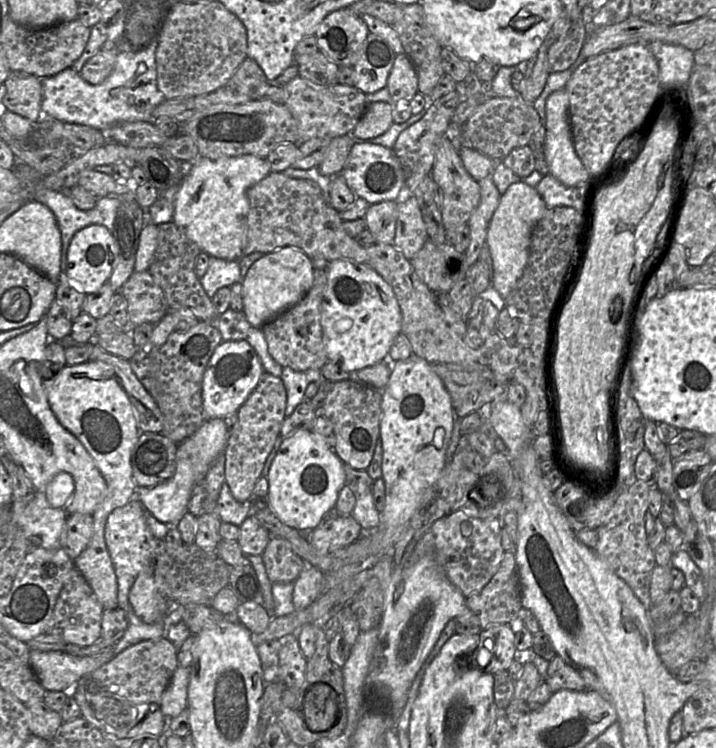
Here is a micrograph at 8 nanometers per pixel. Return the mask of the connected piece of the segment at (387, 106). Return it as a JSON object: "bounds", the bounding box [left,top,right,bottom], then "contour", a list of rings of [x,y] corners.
{"bounds":[351,103,393,140],"contour":[[[392,103],[368,104],[351,134],[355,140],[369,140],[385,133],[393,122]]]}

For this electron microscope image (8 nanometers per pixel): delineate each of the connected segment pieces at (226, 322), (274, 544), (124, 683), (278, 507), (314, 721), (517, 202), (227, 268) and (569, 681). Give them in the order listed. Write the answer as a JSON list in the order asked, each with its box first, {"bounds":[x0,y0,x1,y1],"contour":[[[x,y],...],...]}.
[{"bounds":[216,310,283,378],"contour":[[[226,310],[217,316],[216,328],[219,330],[223,342],[242,340],[248,342],[259,356],[264,372],[280,378],[283,367],[269,354],[262,329],[253,327],[243,312]]]},{"bounds":[261,537,307,583],"contour":[[[271,537],[261,557],[272,583],[294,582],[307,565],[293,552],[289,542],[281,537]]]},{"bounds":[88,637,177,709],"contour":[[[160,637],[143,640],[124,649],[88,676],[125,698],[131,705],[149,705],[151,709],[156,709],[177,667],[176,648],[166,637]]]},{"bounds":[266,430,346,532],"contour":[[[309,430],[297,431],[282,440],[266,478],[266,501],[270,509],[281,522],[300,532],[310,532],[321,524],[324,514],[335,507],[339,492],[346,484],[344,463],[323,439]]]},{"bounds":[300,682,337,731],"contour":[[[323,682],[312,684],[304,694],[300,712],[310,731],[328,730],[336,720],[337,695],[335,691]]]},{"bounds":[486,182,547,298],"contour":[[[524,182],[511,184],[501,195],[499,205],[489,224],[486,244],[493,260],[491,286],[506,298],[523,275],[529,259],[531,233],[544,216],[547,205],[536,187]]]},{"bounds":[200,257,240,298],"contour":[[[210,257],[208,269],[200,283],[209,298],[223,288],[230,287],[240,280],[239,260],[227,261]]]},{"bounds":[544,655,589,693],"contour":[[[558,655],[549,661],[544,681],[552,693],[563,689],[577,692],[589,689],[581,675]]]}]

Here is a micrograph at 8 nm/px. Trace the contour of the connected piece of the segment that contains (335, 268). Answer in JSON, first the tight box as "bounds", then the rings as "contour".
{"bounds":[320,260,402,374],"contour":[[[334,260],[327,266],[327,285],[320,310],[320,324],[328,361],[355,374],[383,360],[401,333],[402,315],[391,286],[372,268],[349,260]]]}

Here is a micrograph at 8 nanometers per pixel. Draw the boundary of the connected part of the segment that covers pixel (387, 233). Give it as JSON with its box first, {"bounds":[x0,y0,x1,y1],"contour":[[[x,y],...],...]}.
{"bounds":[366,200,398,245],"contour":[[[395,200],[381,201],[370,205],[366,211],[366,228],[374,236],[376,243],[393,245],[398,202]]]}

